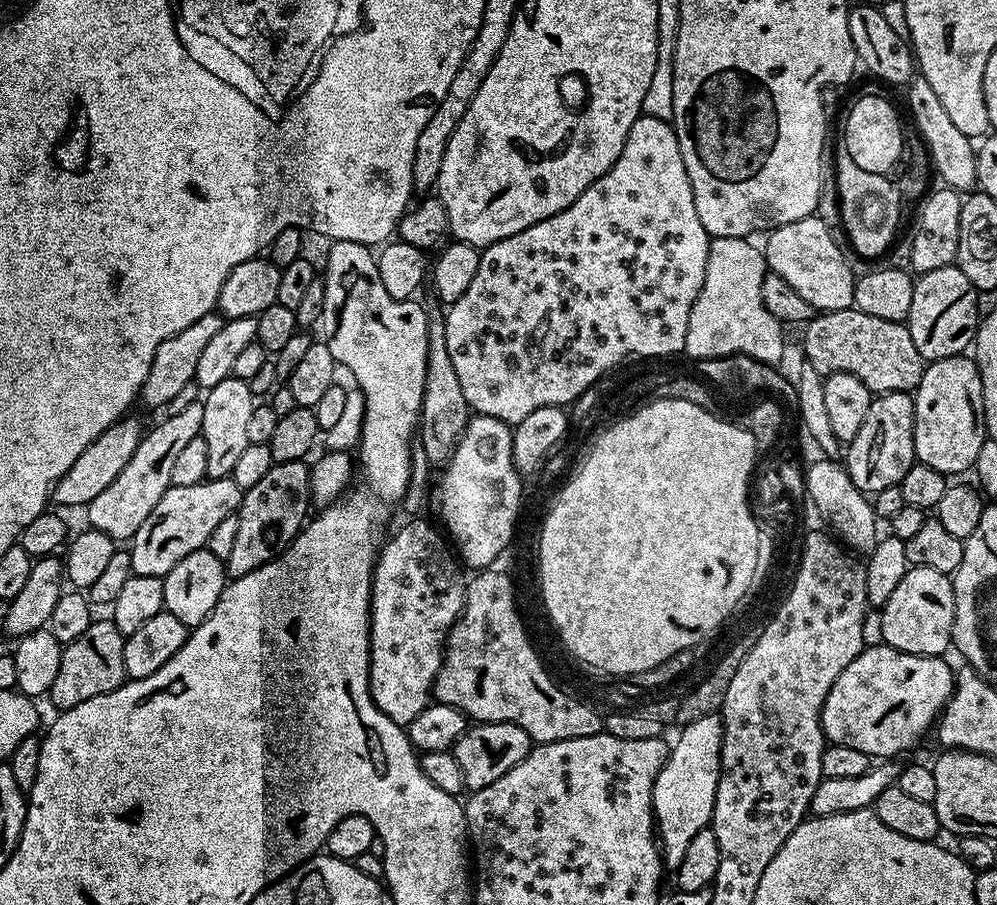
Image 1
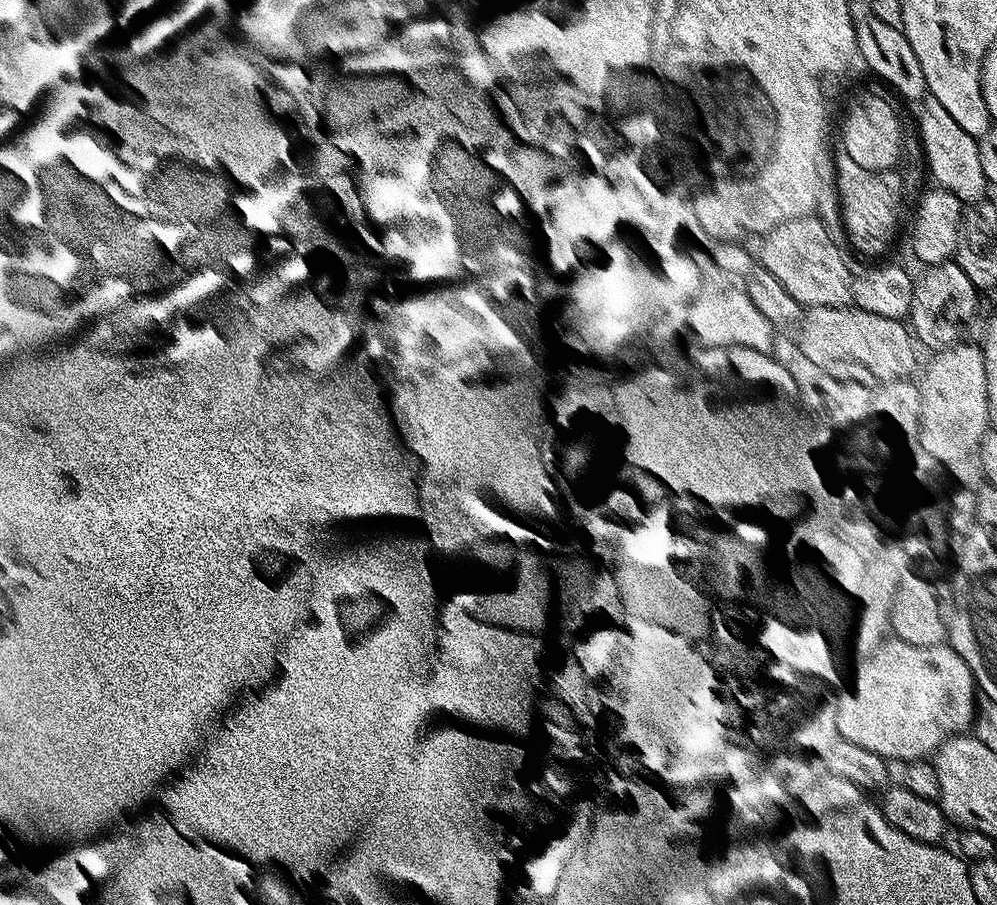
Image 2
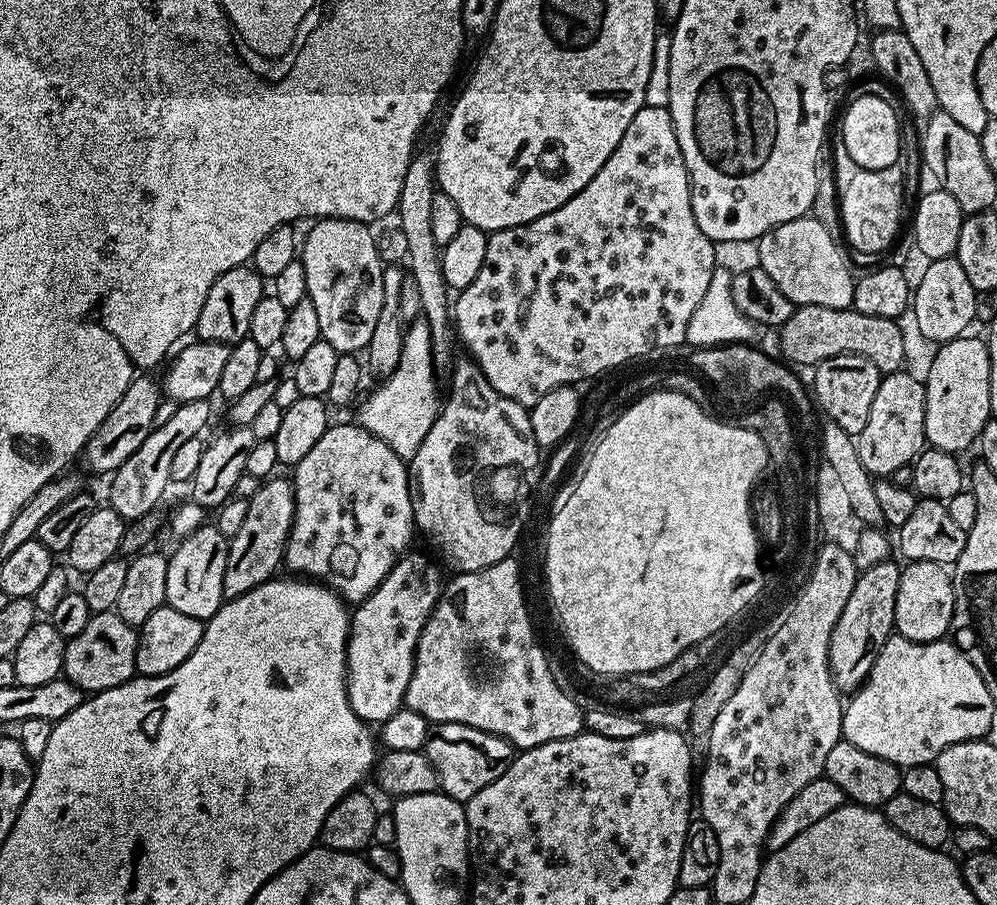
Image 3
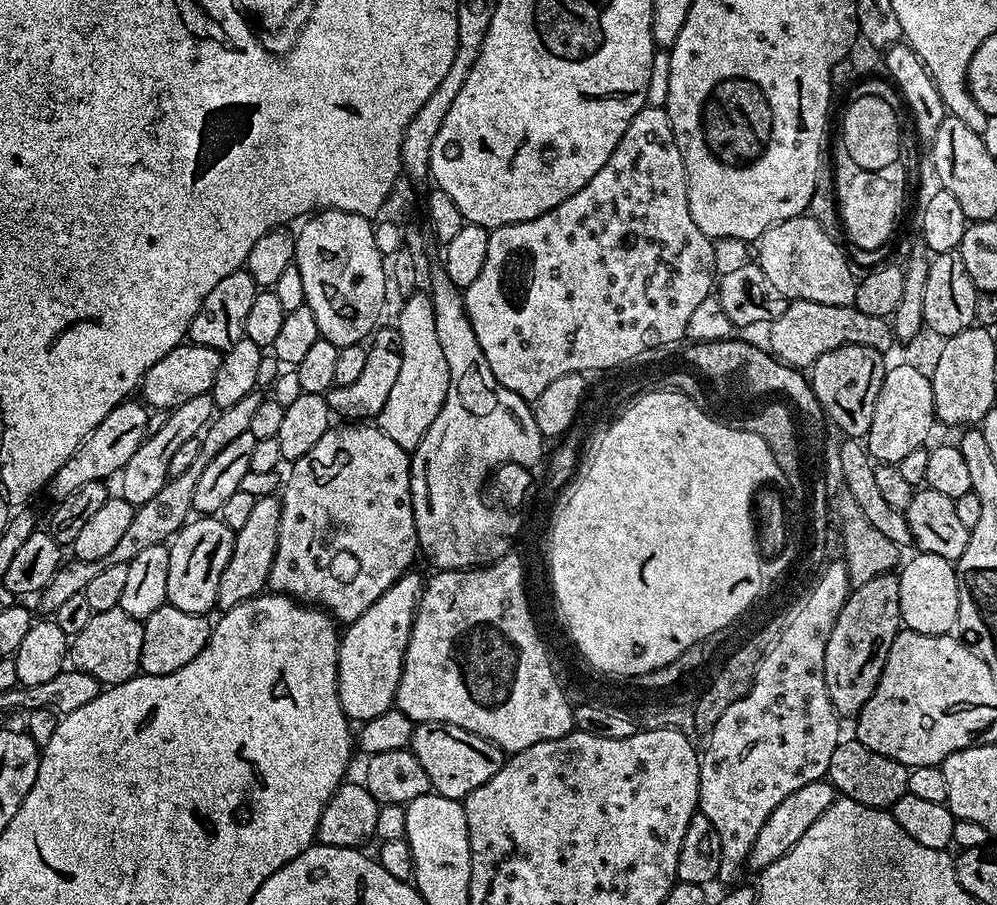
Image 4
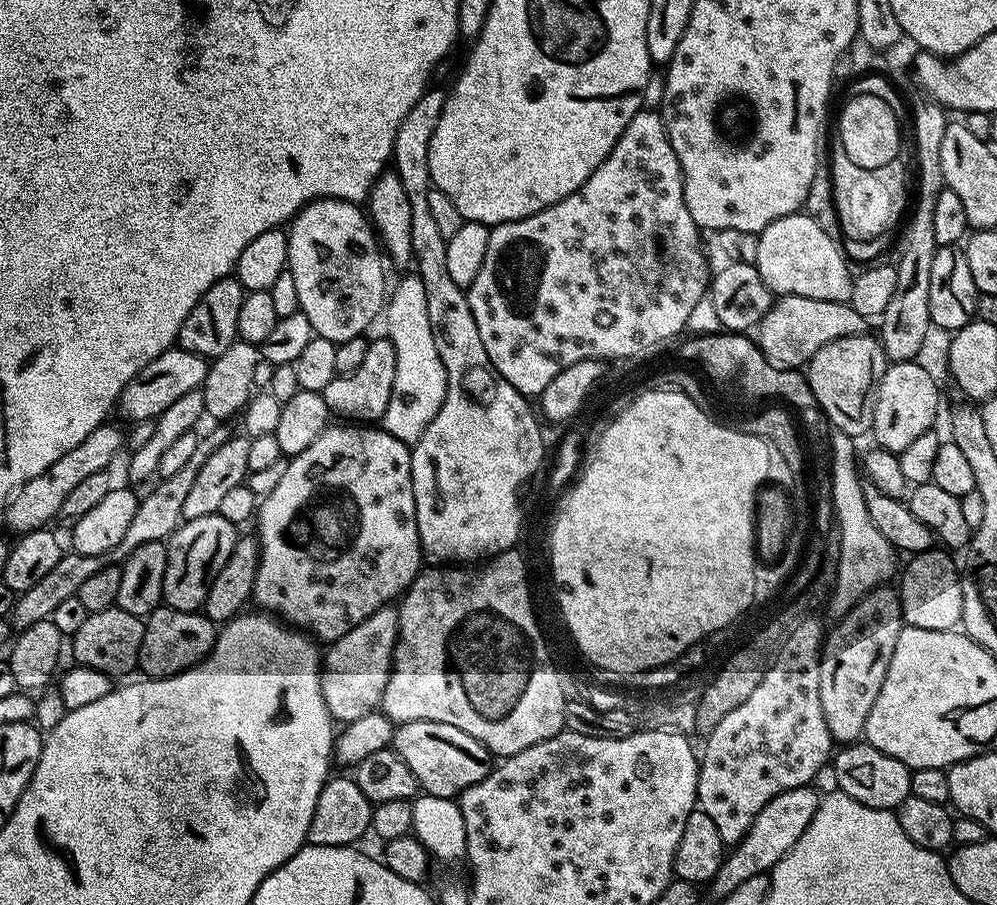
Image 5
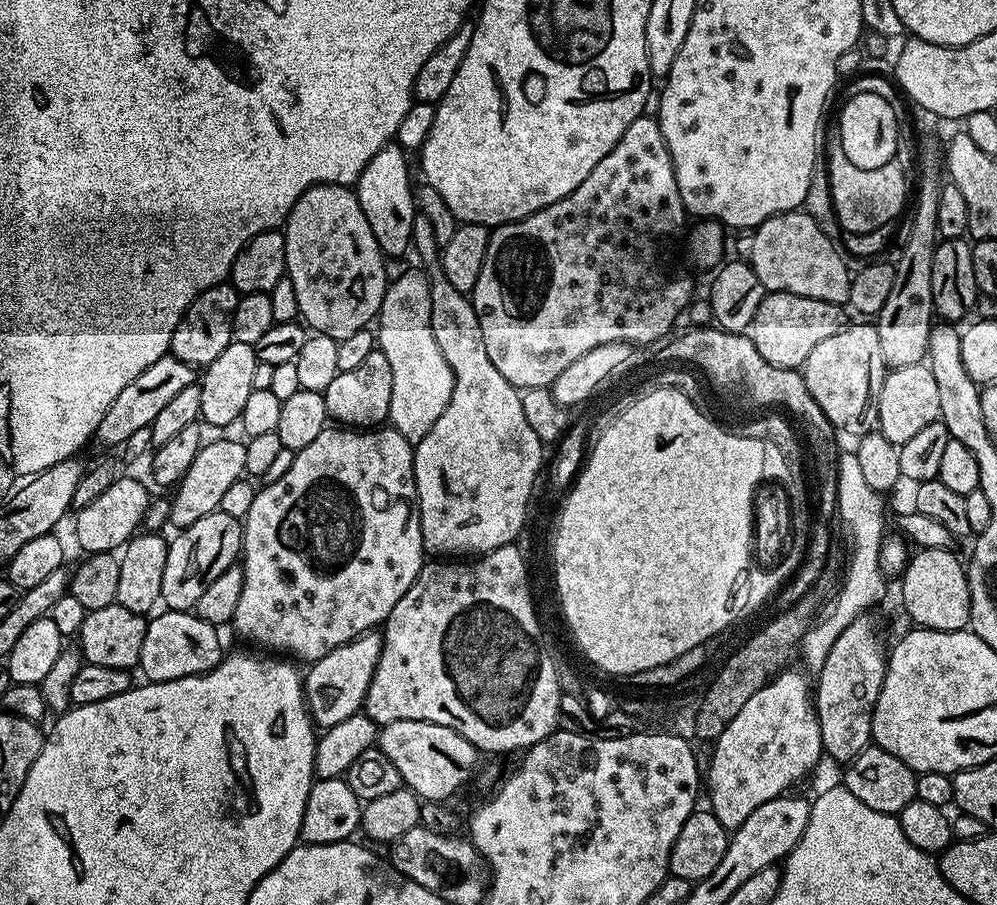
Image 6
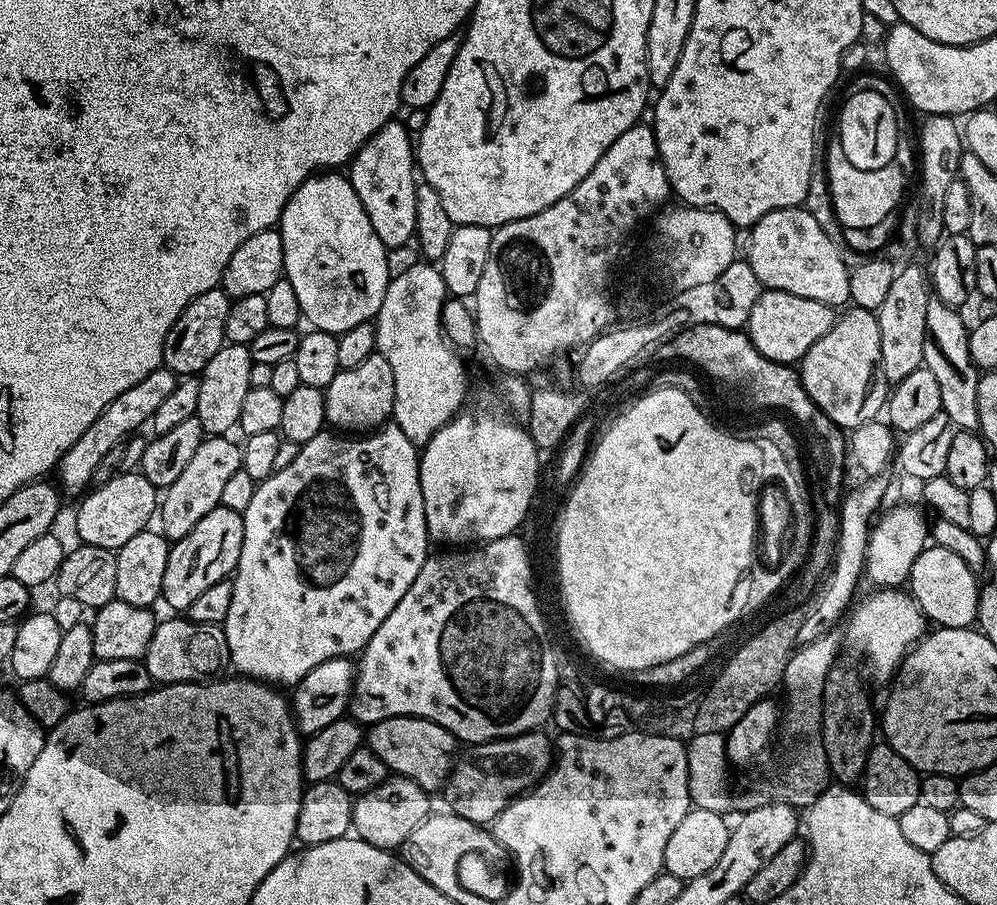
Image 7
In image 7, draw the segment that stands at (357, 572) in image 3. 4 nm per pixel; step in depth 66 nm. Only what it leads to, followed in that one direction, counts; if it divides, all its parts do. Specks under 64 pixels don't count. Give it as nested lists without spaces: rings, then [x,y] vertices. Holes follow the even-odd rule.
[[[384,426],[371,434],[360,434],[355,438],[332,430],[319,432],[316,437],[300,445],[294,462],[290,462],[286,470],[276,470],[257,483],[254,498],[250,498],[250,506],[246,506],[242,515],[242,550],[231,577],[230,610],[226,610],[222,627],[228,643],[228,660],[240,671],[237,673],[241,677],[258,680],[269,686],[295,686],[302,678],[306,678],[306,674],[310,674],[310,670],[314,670],[314,666],[322,666],[322,662],[339,656],[352,658],[363,652],[370,638],[374,638],[378,626],[382,626],[382,622],[390,618],[390,610],[394,610],[394,606],[402,602],[402,594],[410,590],[414,578],[418,578],[418,570],[422,570],[430,555],[426,510],[420,485],[420,452],[417,445],[412,444],[410,438],[406,438],[406,434],[402,434],[402,430],[395,426]]]

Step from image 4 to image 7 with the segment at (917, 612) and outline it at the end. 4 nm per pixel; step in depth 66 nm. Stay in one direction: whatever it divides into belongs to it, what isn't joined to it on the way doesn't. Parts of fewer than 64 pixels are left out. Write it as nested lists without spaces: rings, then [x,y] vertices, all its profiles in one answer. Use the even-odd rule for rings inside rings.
[[[935,543],[925,546],[922,554],[914,558],[906,585],[926,620],[941,628],[971,628],[977,623],[981,587],[978,576],[971,572],[962,558]]]

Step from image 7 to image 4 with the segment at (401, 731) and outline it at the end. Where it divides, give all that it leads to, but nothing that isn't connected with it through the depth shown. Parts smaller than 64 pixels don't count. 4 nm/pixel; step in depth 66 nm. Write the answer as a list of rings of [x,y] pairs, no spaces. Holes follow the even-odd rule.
[[[420,722],[413,727],[410,751],[430,776],[435,795],[458,801],[463,801],[475,788],[494,778],[506,759],[498,745],[486,738],[453,724],[435,722]]]

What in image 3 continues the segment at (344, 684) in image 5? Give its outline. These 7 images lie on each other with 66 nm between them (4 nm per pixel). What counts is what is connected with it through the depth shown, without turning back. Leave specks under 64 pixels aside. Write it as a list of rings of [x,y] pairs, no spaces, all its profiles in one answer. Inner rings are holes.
[[[416,551],[405,552],[379,588],[359,601],[350,616],[348,701],[361,720],[376,726],[390,719],[404,704],[416,661],[418,638],[440,601],[440,568],[430,557]]]

